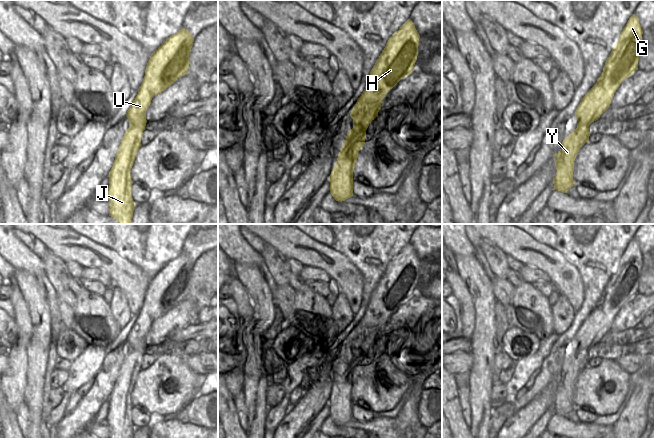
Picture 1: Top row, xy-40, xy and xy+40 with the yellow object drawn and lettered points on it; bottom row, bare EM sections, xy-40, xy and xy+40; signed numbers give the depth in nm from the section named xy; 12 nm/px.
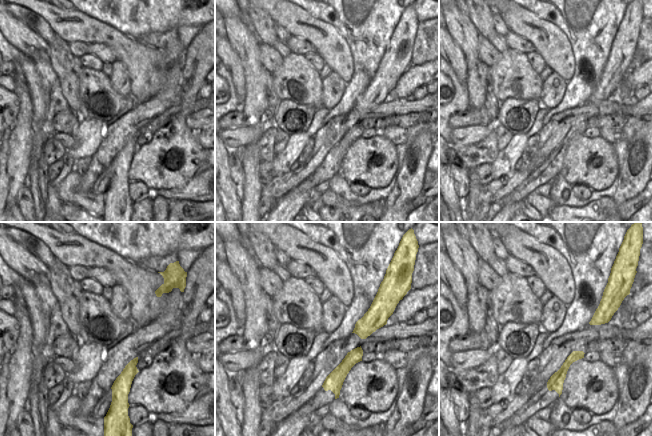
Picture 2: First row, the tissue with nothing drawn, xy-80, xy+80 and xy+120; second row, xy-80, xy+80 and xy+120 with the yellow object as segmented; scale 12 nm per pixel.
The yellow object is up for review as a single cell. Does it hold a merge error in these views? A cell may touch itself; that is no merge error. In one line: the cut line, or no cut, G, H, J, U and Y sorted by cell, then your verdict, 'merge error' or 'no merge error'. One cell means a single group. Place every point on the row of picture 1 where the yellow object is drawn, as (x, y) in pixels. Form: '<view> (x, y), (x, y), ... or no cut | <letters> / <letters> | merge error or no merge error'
no cut | G H J U Y | no merge error

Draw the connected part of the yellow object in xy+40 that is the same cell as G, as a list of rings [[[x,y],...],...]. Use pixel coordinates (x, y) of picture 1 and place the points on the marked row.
[[[633,14],[607,58],[601,76],[582,98],[575,111],[578,118],[577,128],[563,140],[559,153],[553,155],[557,158],[557,173],[553,178],[554,190],[567,193],[574,186],[574,161],[580,148],[589,142],[588,127],[610,107],[620,84],[638,69],[642,34],[639,19]]]

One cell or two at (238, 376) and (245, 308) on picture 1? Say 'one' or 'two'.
one

